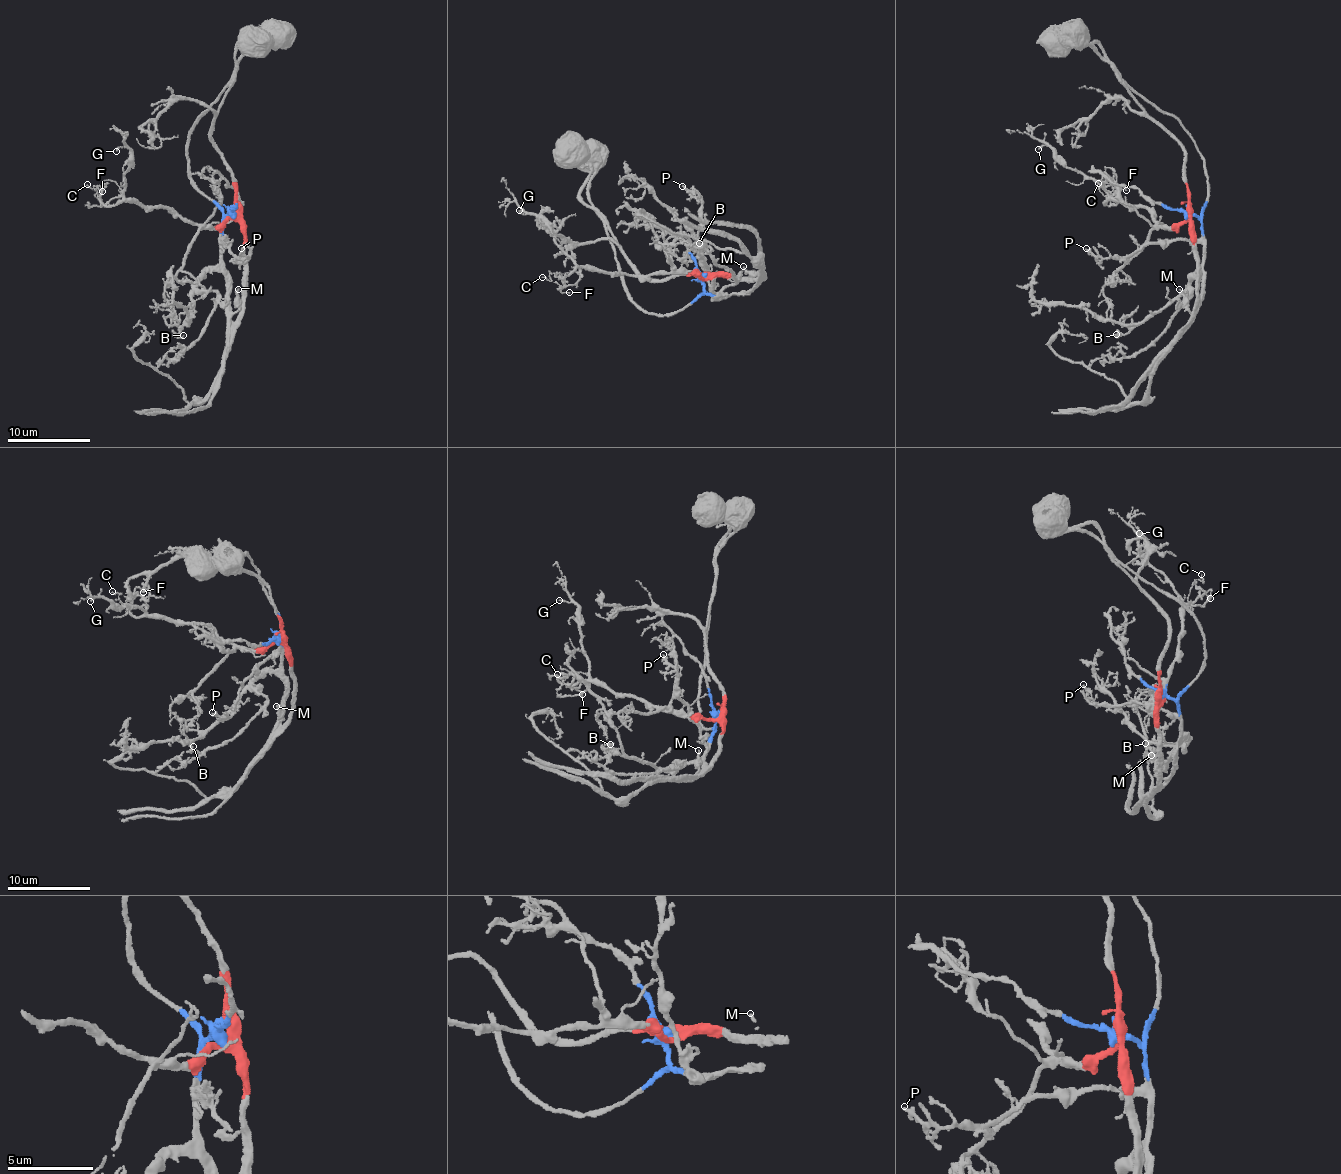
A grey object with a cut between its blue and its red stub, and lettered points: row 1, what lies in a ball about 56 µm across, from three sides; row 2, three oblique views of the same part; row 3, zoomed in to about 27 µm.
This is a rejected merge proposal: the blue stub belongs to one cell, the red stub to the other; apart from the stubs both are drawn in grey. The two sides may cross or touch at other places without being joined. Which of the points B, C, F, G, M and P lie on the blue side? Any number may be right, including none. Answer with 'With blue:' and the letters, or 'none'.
With blue: B, M, P

